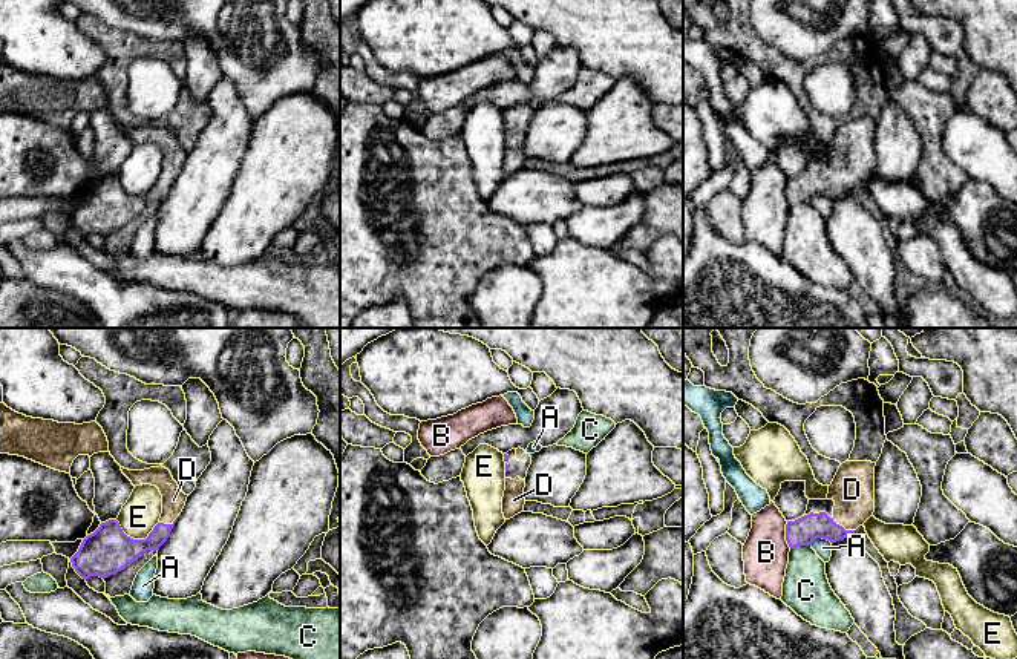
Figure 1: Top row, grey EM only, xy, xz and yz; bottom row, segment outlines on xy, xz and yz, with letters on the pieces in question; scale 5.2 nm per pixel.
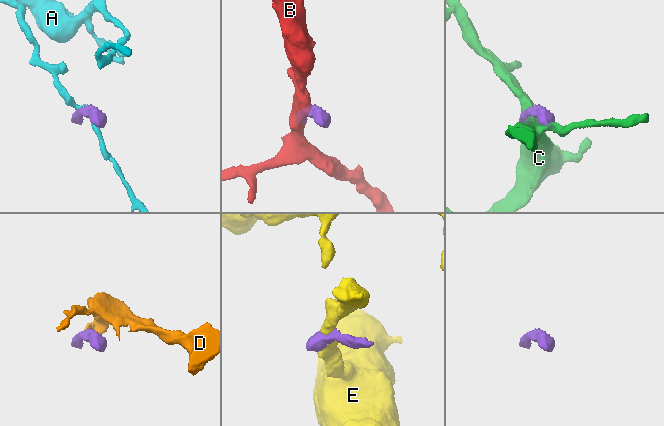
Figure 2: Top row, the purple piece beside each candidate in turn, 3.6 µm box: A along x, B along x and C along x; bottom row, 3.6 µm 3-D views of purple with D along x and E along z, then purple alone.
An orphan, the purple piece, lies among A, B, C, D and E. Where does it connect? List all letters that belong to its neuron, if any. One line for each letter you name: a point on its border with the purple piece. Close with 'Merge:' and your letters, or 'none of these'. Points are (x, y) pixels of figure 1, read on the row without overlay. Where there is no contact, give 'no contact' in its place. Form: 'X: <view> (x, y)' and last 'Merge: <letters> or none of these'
D: yz (841, 183)
Merge: D

